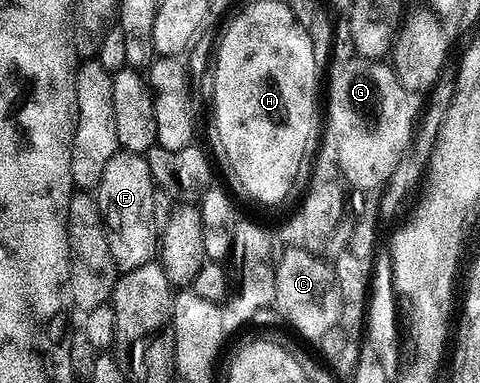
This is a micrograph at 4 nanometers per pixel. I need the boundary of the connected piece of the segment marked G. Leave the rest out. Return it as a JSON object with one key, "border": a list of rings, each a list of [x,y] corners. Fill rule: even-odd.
{"border":[[[357,56],[351,59],[351,62],[340,63],[330,74],[330,138],[334,141],[334,158],[347,187],[355,186],[358,192],[378,192],[389,182],[396,164],[411,147],[416,131],[416,114],[414,116],[414,106],[410,103],[412,94],[400,84],[393,65]]]}

